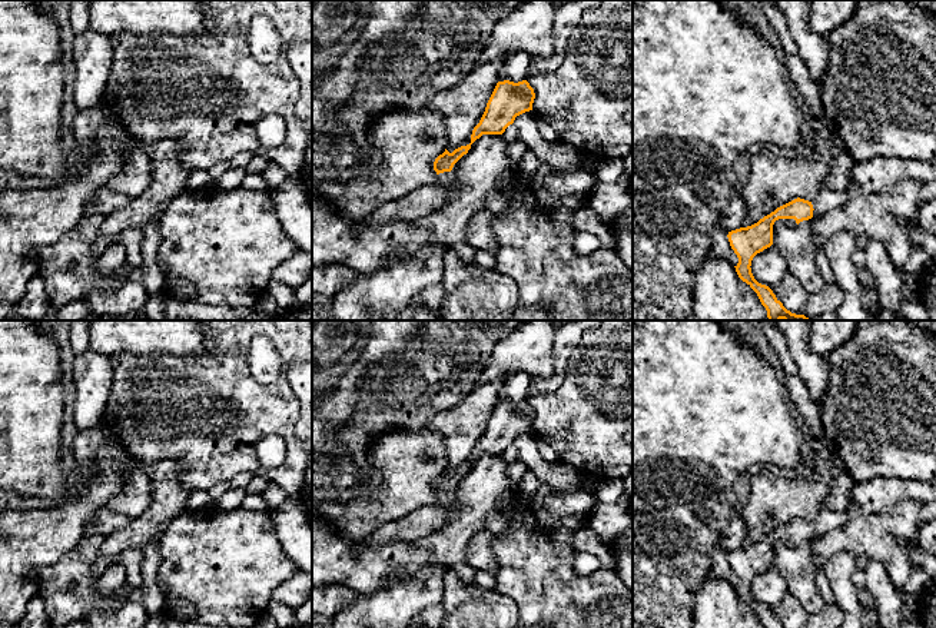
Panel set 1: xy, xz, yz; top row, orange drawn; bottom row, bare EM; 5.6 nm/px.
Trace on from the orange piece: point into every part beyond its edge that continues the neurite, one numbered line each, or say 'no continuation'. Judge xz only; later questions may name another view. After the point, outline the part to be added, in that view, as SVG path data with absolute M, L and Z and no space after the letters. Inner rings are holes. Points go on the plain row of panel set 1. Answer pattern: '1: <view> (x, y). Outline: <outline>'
1: xz (424, 521). Outline: M451 492L439 494L432 504L418 508L404 518L384 524L361 544L381 546L386 544L412 544L425 538L445 525L449 499Z

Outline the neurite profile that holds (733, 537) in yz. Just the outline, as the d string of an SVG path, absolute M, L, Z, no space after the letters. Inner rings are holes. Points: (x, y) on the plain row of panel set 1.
M737 511L728 521L727 526L721 532L720 544L727 551L736 551L743 548L746 539L746 525L741 516L741 511Z

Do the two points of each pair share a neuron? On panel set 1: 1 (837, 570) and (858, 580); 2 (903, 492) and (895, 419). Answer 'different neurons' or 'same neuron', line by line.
1: different neurons
2: different neurons

